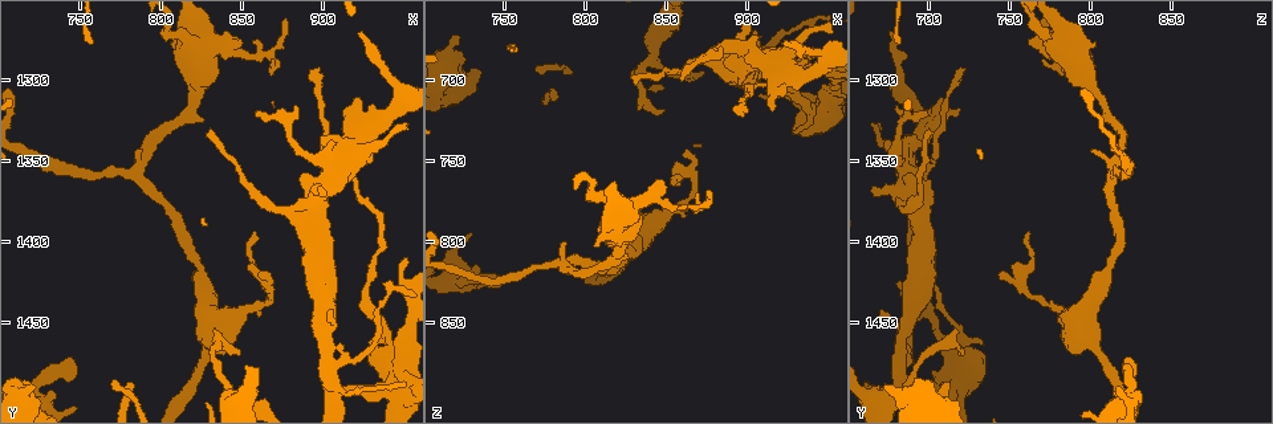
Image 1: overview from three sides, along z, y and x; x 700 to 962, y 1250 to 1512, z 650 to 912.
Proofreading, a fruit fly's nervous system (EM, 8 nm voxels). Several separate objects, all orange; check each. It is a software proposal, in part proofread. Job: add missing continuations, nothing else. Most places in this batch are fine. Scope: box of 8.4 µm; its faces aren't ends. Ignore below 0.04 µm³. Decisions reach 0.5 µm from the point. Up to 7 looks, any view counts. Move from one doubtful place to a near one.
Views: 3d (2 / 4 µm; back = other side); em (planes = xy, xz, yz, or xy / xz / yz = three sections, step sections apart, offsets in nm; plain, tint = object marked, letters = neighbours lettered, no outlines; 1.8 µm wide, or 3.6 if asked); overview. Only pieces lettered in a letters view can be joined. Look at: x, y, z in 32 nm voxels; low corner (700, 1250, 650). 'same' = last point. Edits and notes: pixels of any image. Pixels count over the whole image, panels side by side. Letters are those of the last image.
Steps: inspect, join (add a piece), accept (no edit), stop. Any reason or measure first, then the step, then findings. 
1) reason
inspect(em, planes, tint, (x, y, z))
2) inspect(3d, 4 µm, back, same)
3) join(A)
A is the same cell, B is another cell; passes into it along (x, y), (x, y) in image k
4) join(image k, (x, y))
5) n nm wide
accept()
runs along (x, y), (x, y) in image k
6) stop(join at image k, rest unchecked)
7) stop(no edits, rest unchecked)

inspect(em, yz, step 4, letters, (846, 1468, 720))

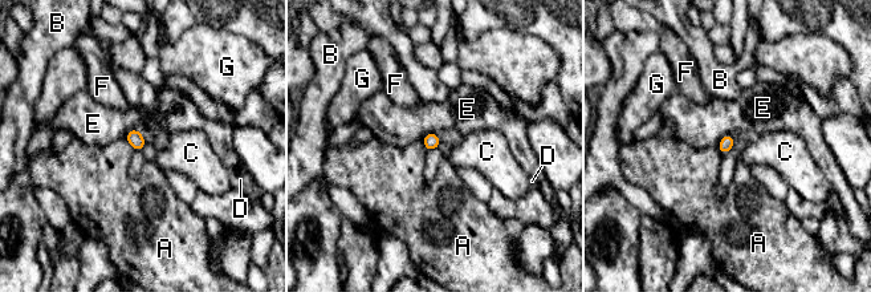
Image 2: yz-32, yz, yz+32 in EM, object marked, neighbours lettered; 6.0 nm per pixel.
E touches over 120 nm
accept()
A, B, C, D, E, F and G are other cells; border along (125, 137), (134, 149) in image 2; none of them fits

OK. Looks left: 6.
branch stops here
inspect(em, planes, tint, (746, 1472, 824))

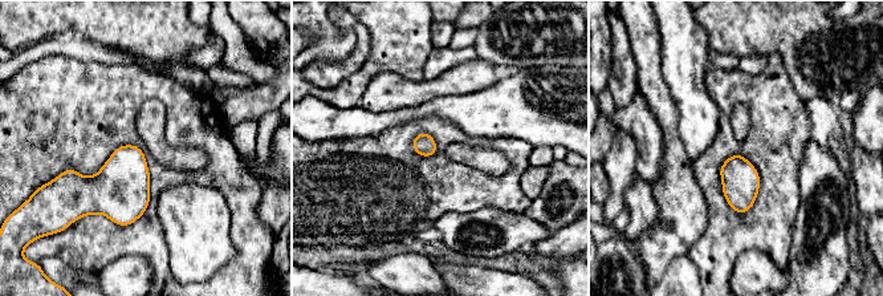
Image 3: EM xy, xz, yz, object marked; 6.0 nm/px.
inspect(em, planes, letters, same)

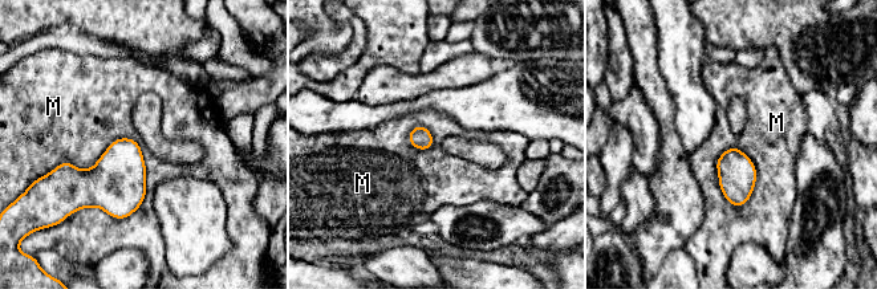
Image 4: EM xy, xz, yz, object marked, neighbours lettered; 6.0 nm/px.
M touches over 600 nm
accept()
M is another cell; border along (52, 170), (132, 138), (146, 195) in image 4; none of them fits

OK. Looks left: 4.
end of a long branch
inspect(em, xz, step 16, tint, (718, 1488, 672))

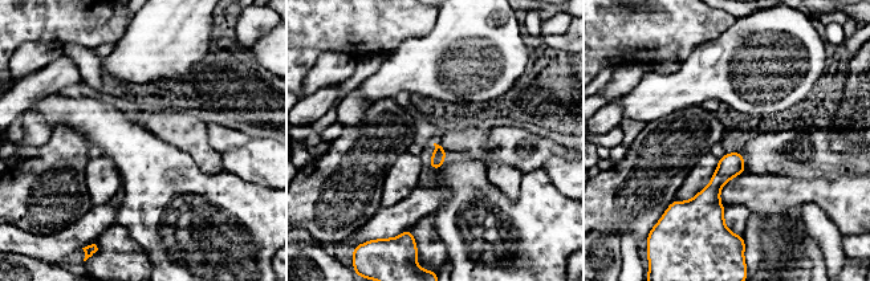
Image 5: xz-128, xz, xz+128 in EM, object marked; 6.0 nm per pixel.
cut it another way
inspect(em, planes, letters, same)

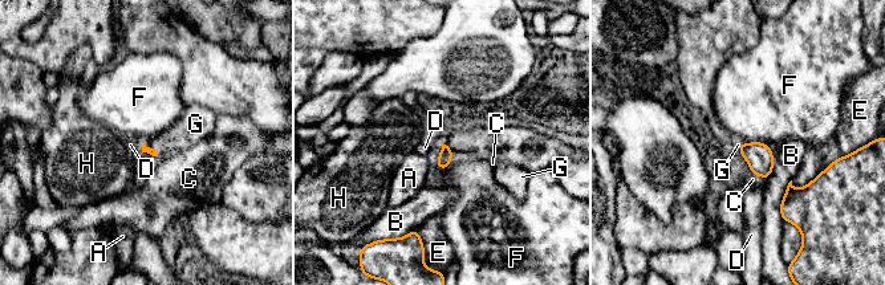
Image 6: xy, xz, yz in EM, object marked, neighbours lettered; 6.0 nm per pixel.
join(image 6, (187, 131))
G is the same cell, A, B, C, D, E, F and H are other cells; passes into it along (151, 151), (151, 149), (187, 131) in image 6; it goes on there

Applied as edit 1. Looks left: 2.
stop(join at image 6, rest unchecked)

